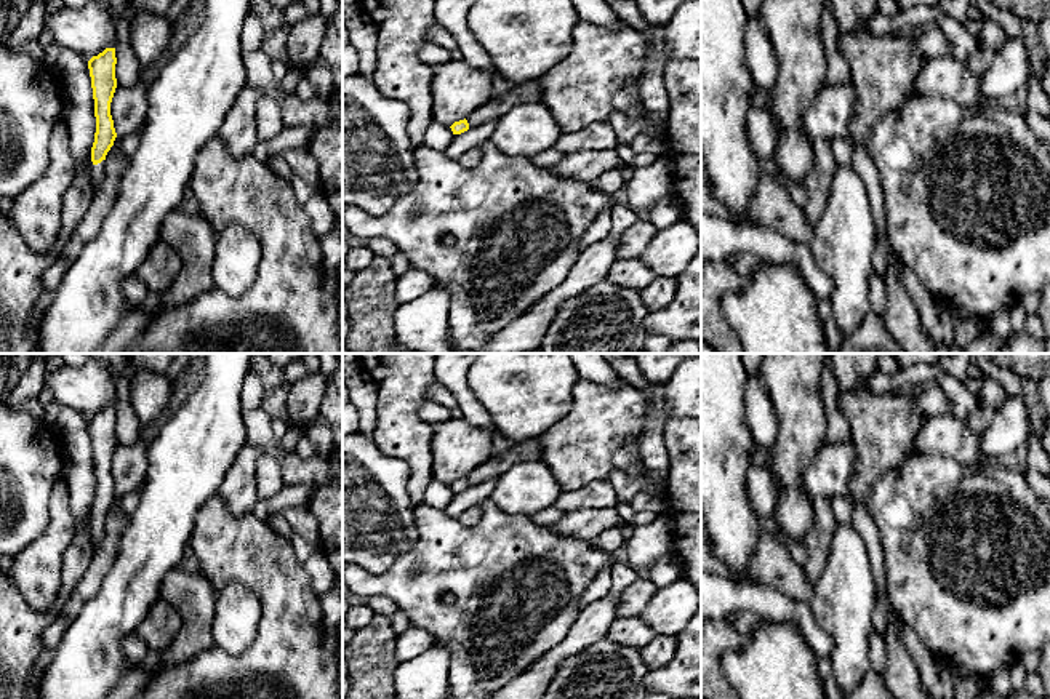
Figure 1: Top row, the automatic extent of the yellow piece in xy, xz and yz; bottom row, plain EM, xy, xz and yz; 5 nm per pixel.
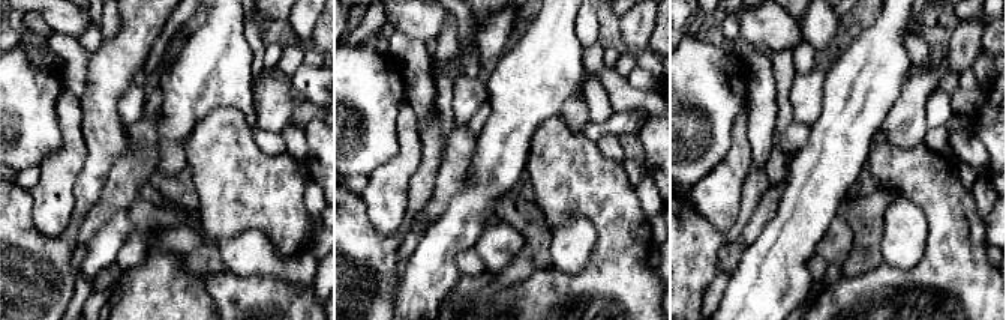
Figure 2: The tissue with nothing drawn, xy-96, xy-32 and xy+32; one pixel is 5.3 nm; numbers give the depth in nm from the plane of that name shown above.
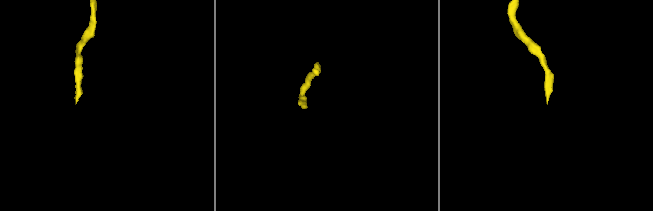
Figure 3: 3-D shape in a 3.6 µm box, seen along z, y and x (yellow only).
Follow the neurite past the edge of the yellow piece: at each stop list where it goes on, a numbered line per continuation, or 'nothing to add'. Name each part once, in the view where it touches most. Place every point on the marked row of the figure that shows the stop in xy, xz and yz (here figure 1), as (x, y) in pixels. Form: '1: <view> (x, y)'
1: xy (96, 170)

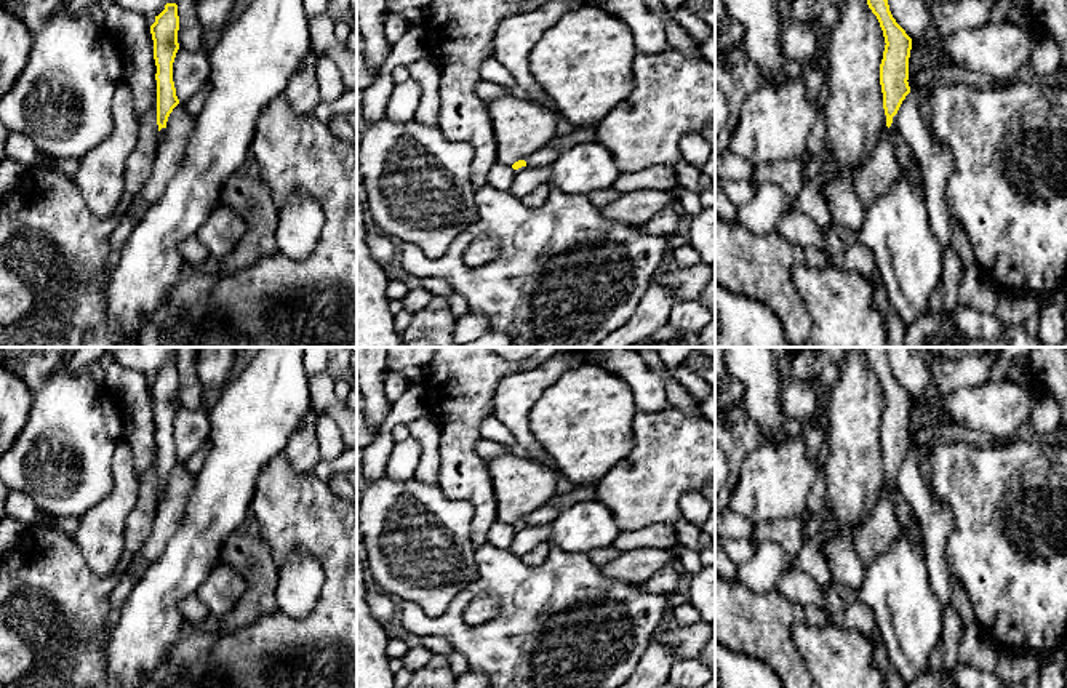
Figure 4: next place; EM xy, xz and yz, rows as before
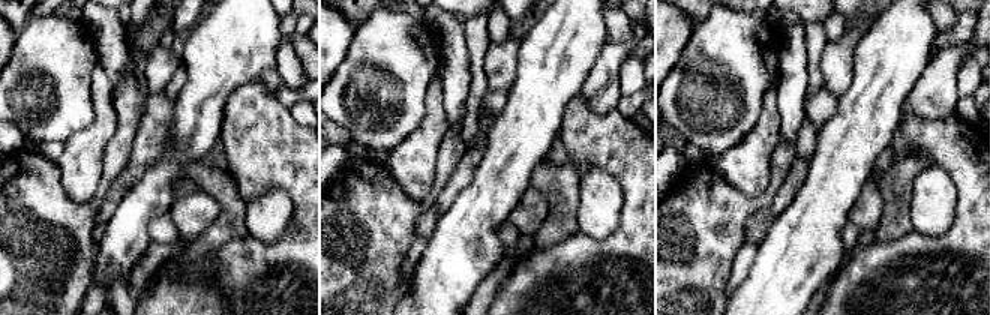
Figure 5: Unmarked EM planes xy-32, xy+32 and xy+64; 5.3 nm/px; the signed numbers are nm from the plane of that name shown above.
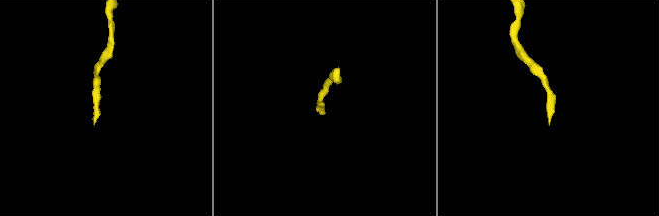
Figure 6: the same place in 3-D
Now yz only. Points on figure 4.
1: yz (904, 156)

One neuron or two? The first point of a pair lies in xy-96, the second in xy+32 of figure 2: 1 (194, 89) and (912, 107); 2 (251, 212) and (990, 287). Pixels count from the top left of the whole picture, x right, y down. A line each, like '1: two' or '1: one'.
1: two
2: one

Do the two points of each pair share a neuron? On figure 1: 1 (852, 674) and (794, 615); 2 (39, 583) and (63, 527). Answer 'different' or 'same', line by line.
1: different
2: same

